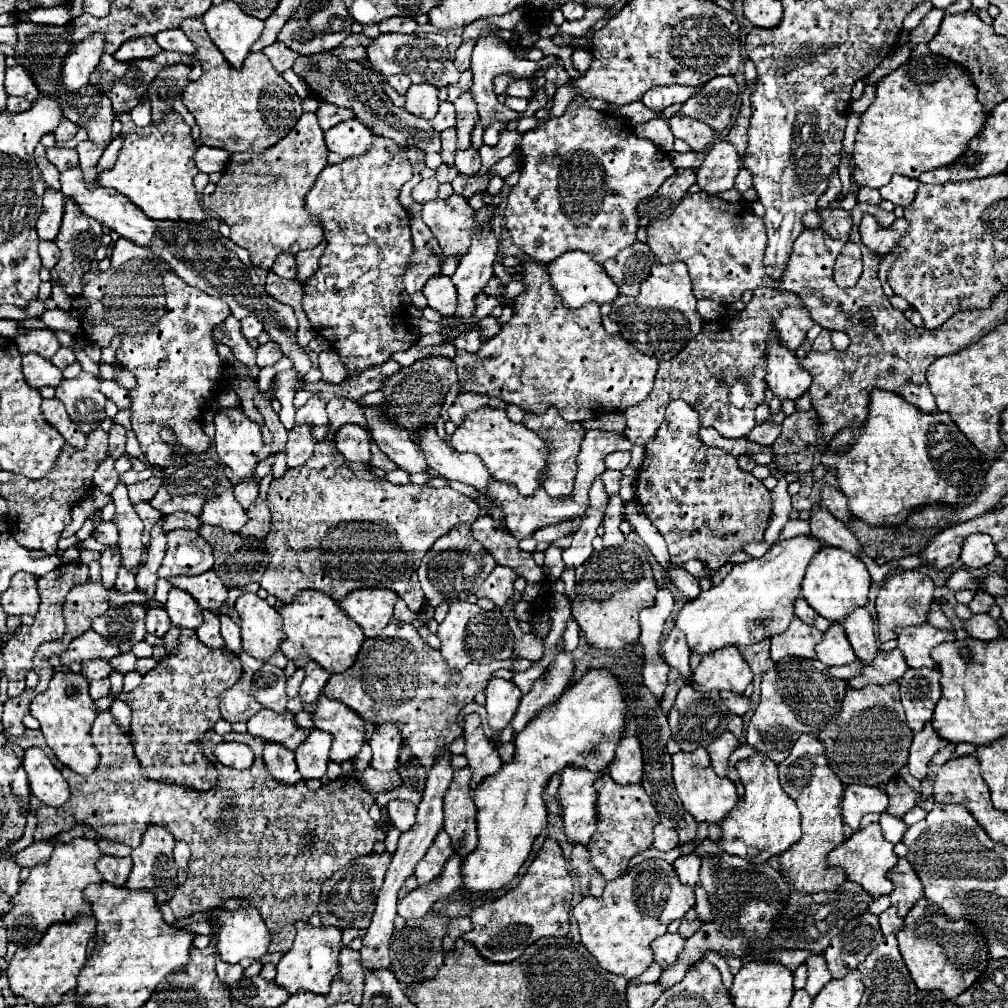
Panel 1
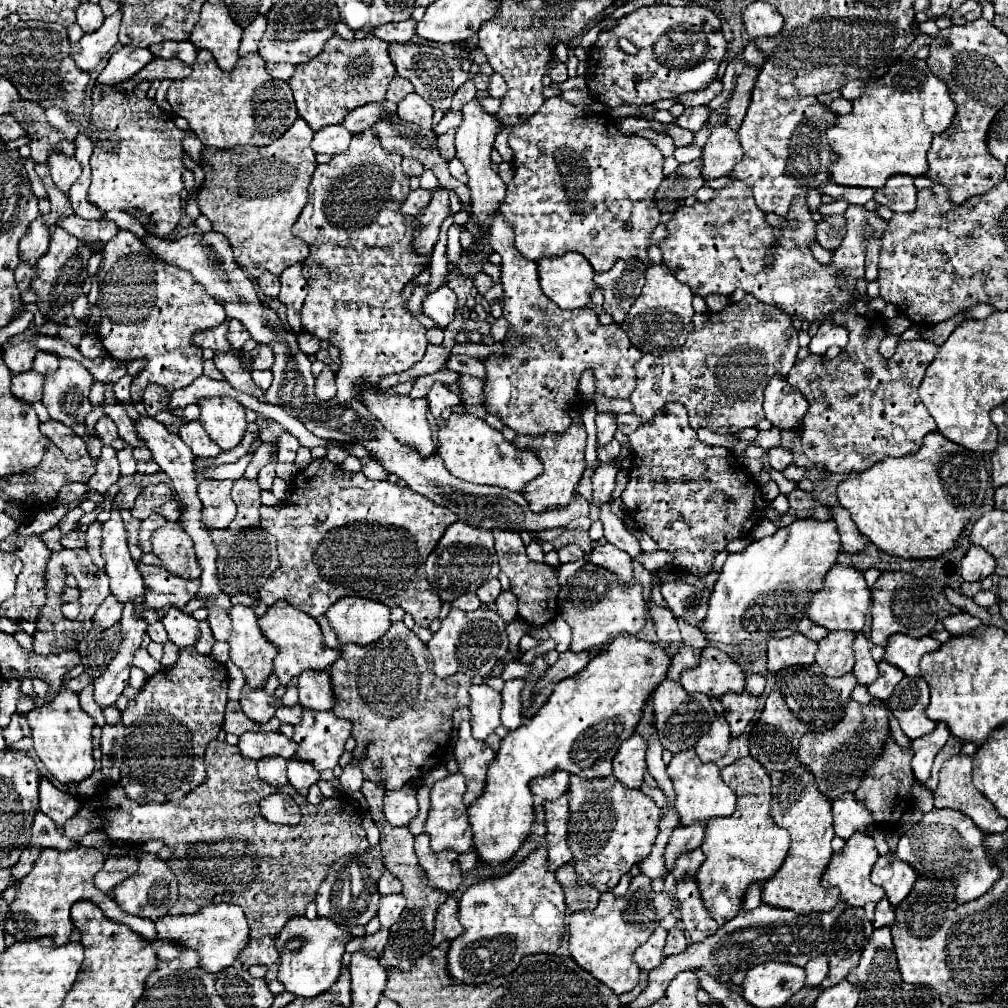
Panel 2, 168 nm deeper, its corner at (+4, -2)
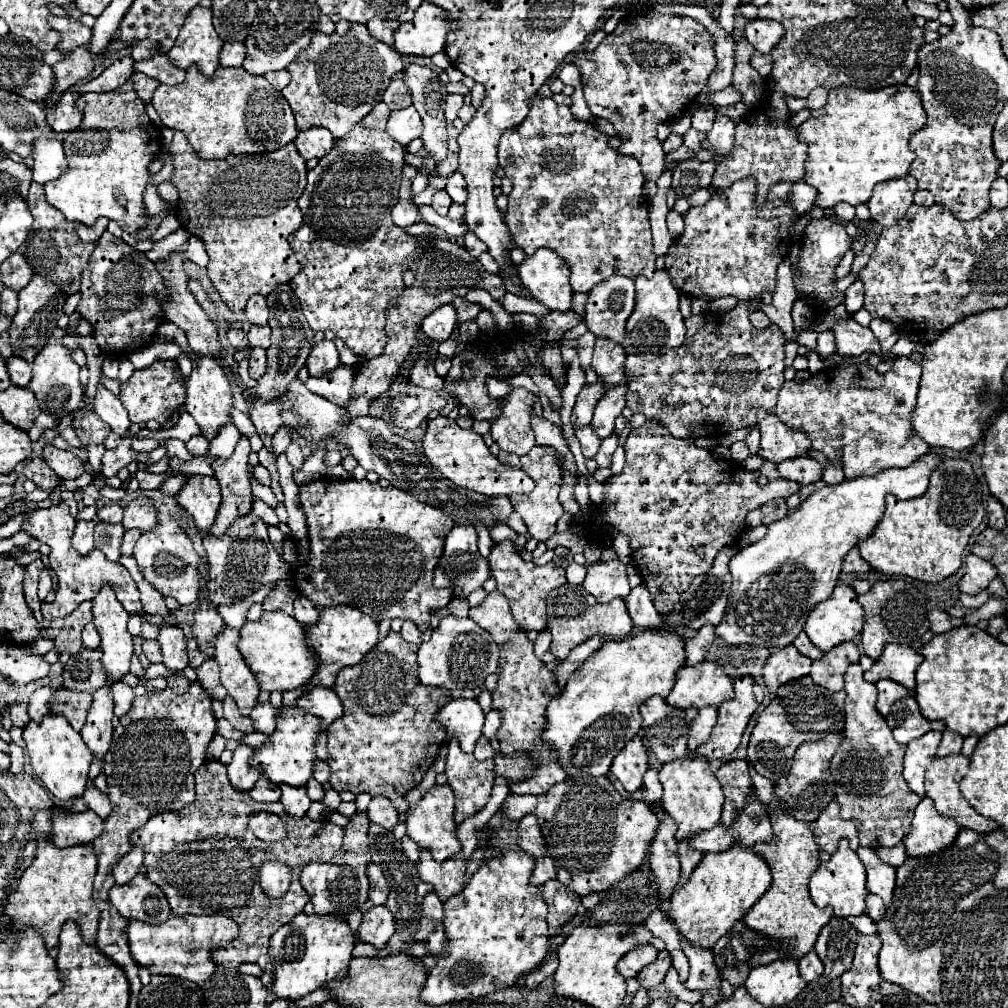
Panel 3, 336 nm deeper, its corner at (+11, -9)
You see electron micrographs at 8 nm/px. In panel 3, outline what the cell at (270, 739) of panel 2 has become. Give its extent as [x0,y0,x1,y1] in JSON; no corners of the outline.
[227,745,259,791]

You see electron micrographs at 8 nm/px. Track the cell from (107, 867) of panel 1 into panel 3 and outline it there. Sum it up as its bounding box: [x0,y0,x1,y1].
[113,847,143,885]

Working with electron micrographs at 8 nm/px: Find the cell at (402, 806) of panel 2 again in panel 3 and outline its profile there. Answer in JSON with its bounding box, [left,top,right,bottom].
[367,795,399,831]

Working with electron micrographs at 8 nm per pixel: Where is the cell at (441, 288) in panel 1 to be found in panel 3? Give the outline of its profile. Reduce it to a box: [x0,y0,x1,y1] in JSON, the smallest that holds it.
[421,303,457,341]

